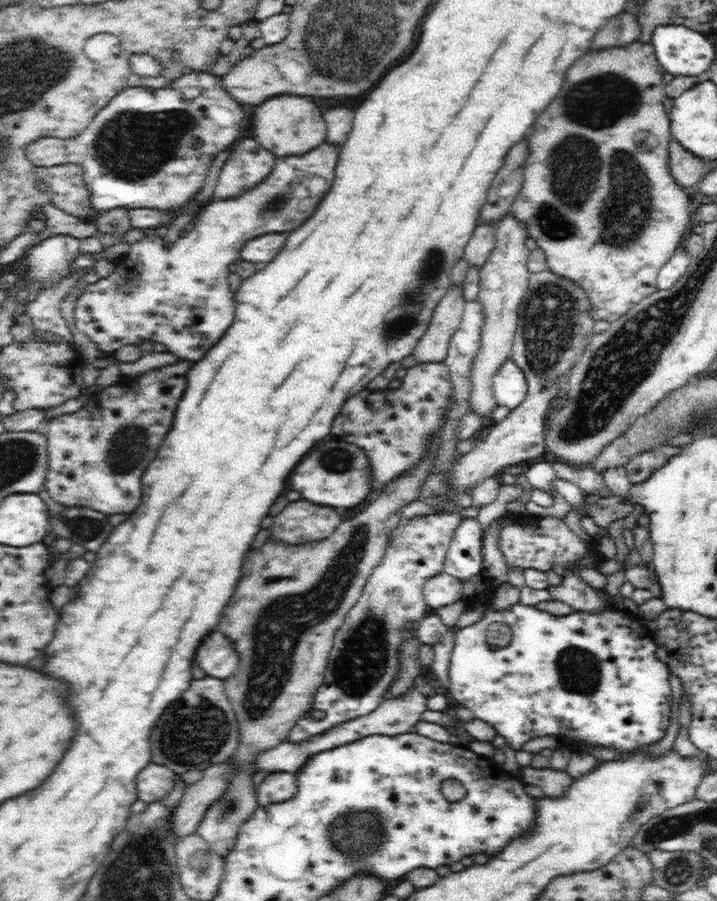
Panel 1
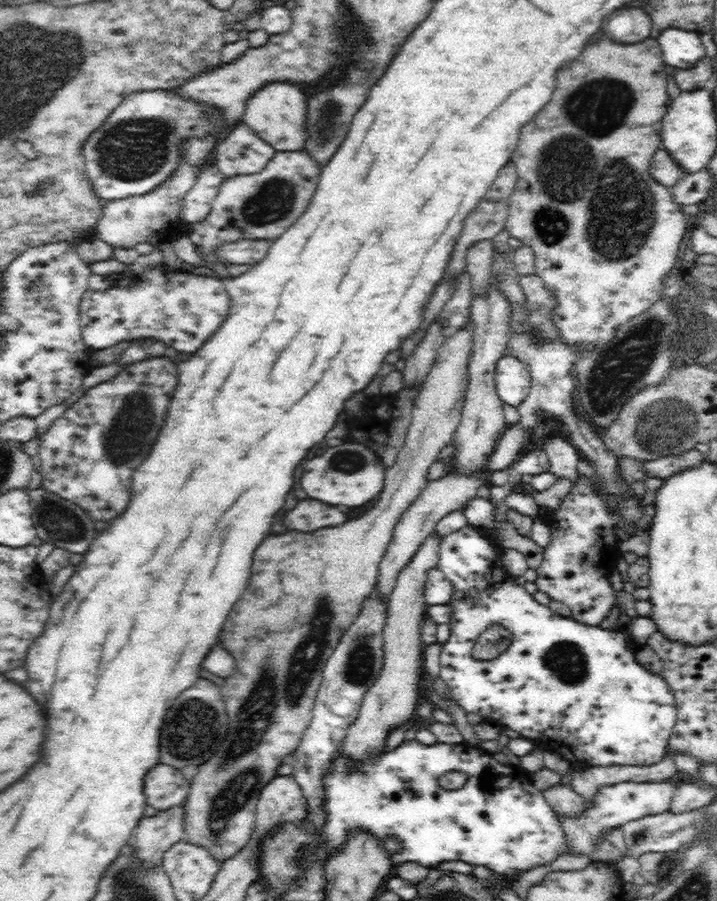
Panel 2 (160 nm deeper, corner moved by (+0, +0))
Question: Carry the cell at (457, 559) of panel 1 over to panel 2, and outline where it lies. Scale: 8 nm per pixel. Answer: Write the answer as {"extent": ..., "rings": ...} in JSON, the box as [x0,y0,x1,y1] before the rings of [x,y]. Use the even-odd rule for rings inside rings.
{"extent":[438,525,677,767],"rings":[[[466,525],[460,530],[455,530],[453,533],[443,536],[440,541],[438,568],[445,574],[445,577],[451,582],[453,586],[453,593],[449,600],[449,606],[451,606],[451,617],[449,620],[450,637],[442,643],[442,650],[440,653],[440,672],[439,676],[446,682],[448,689],[450,689],[451,696],[456,700],[466,713],[474,712],[478,716],[482,717],[485,722],[493,724],[498,728],[510,729],[516,731],[524,739],[542,740],[542,742],[548,742],[548,744],[570,744],[564,752],[560,752],[562,756],[566,756],[566,759],[572,762],[574,765],[580,767],[596,767],[596,766],[651,766],[659,763],[668,754],[667,742],[672,735],[673,728],[676,724],[677,711],[676,702],[672,695],[669,685],[661,677],[660,674],[651,673],[647,669],[644,669],[642,665],[636,662],[634,657],[635,642],[631,637],[628,637],[626,633],[618,628],[613,631],[606,631],[601,629],[599,625],[588,626],[582,624],[577,620],[574,620],[571,616],[564,617],[557,615],[548,605],[539,603],[533,595],[530,595],[524,585],[517,584],[514,580],[515,577],[508,574],[500,562],[502,556],[502,547],[498,546],[494,542],[494,538],[491,538],[484,528],[472,527]],[[492,624],[500,624],[504,626],[506,630],[510,630],[512,634],[512,644],[508,646],[506,652],[502,652],[498,658],[494,660],[488,660],[488,662],[474,662],[472,658],[472,648],[478,640],[478,636]],[[580,740],[580,754],[572,752],[572,758],[570,758],[570,748],[572,744],[576,744]]]}

